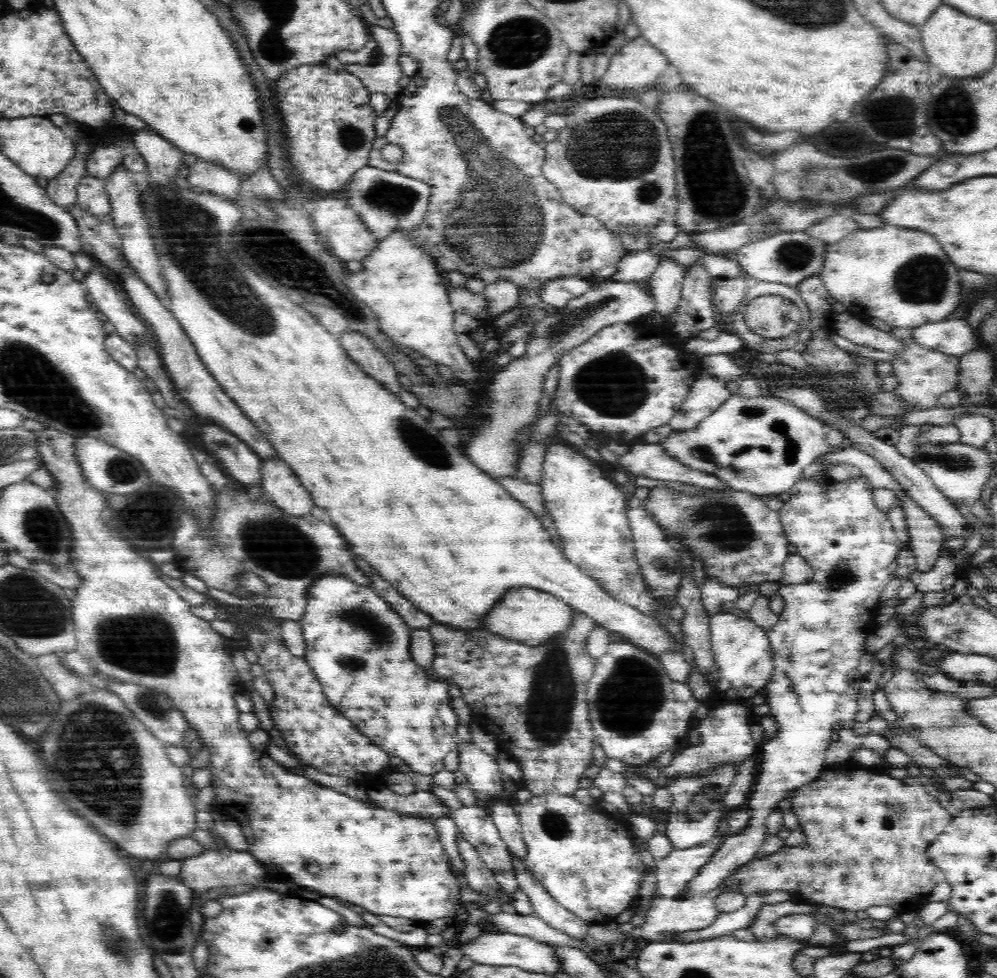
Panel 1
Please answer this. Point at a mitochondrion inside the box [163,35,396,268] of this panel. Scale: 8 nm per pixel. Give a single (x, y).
(351, 137)

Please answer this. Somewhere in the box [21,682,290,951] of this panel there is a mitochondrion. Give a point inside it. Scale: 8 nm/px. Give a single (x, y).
(109, 783)

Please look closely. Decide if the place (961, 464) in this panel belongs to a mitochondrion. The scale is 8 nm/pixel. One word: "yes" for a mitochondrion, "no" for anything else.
yes

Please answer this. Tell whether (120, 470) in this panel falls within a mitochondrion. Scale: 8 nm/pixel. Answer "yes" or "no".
yes

